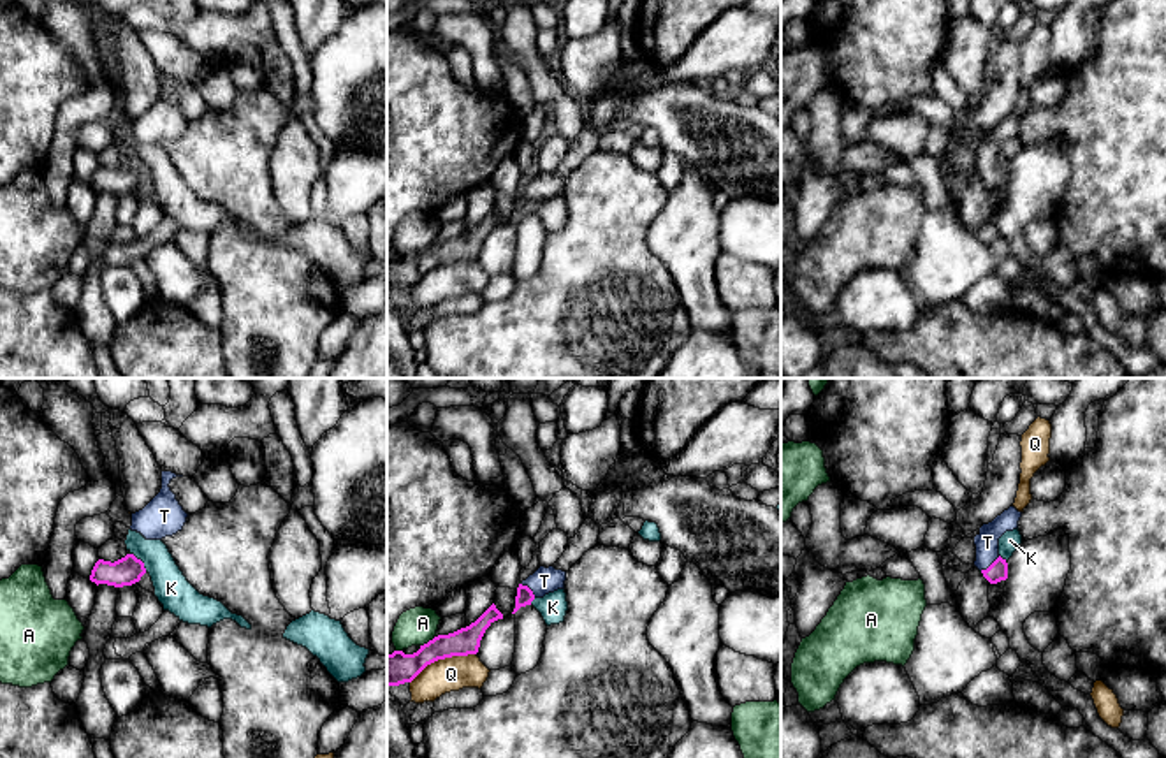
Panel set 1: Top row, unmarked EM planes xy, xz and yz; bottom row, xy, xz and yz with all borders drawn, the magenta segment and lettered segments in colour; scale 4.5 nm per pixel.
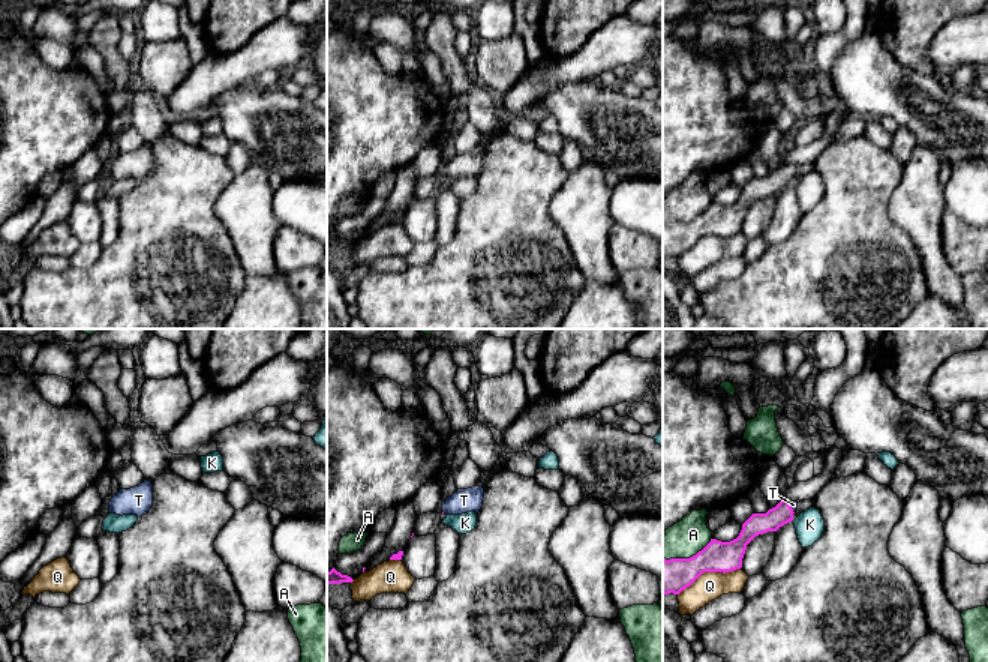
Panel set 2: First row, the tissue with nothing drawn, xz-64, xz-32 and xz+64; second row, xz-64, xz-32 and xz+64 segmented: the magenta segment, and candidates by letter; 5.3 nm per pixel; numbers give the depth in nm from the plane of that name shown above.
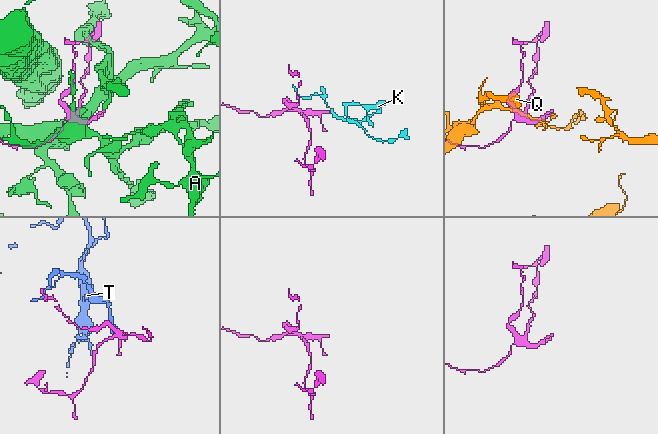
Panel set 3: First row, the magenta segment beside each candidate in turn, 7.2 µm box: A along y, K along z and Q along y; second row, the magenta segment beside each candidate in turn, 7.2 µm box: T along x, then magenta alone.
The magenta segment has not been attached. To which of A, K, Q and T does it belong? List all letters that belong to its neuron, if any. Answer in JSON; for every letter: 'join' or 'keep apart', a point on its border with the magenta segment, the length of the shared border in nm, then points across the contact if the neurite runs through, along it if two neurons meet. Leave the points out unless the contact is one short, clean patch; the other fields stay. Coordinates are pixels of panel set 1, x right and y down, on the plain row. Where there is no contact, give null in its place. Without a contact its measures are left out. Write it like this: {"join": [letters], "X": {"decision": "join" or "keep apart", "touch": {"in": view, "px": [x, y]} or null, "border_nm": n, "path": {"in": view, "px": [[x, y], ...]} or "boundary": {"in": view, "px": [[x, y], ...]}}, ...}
{"join": ["T"], "A": {"decision": "keep apart", "touch": {"in": "xz", "px": [429, 247]}, "border_nm": 80}, "K": {"decision": "keep apart", "touch": {"in": "xy", "px": [141, 167]}, "border_nm": 120, "boundary": {"in": "xy", "px": [[131, 159], [146, 176]]}}, "Q": {"decision": "keep apart", "touch": {"in": "xz", "px": [442, 264]}, "border_nm": 340, "boundary": {"in": "xz", "px": [[475, 259], [438, 264], [410, 289]]}}, "T": {"decision": "join", "touch": {"in": "yz", "px": [991, 171]}, "border_nm": 120, "path": {"in": "yz", "px": [[998, 176], [991, 171], [987, 148]]}}}

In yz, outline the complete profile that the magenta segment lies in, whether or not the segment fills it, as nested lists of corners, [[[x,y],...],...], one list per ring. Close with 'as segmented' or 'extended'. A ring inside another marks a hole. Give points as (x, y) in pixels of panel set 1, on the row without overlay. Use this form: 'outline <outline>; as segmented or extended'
outline [[[1009,113],[992,128],[983,130],[980,139],[974,142],[976,167],[974,172],[983,179],[990,190],[997,190],[1008,185],[1008,169],[999,162],[999,144],[1006,137],[1018,134],[1022,118]]]; extended

